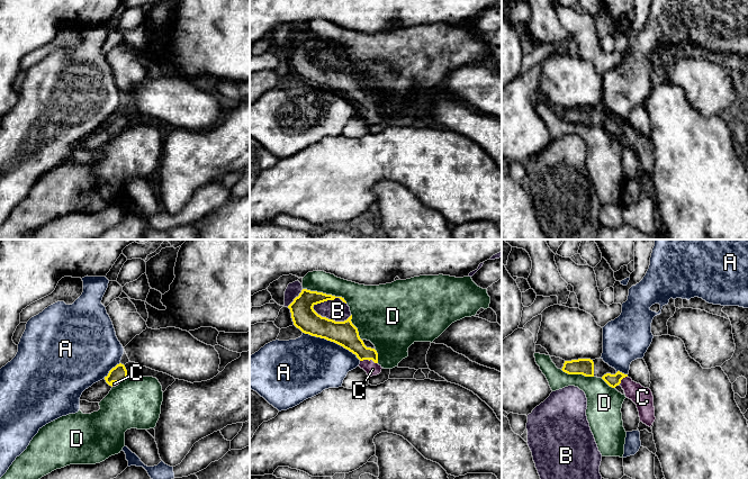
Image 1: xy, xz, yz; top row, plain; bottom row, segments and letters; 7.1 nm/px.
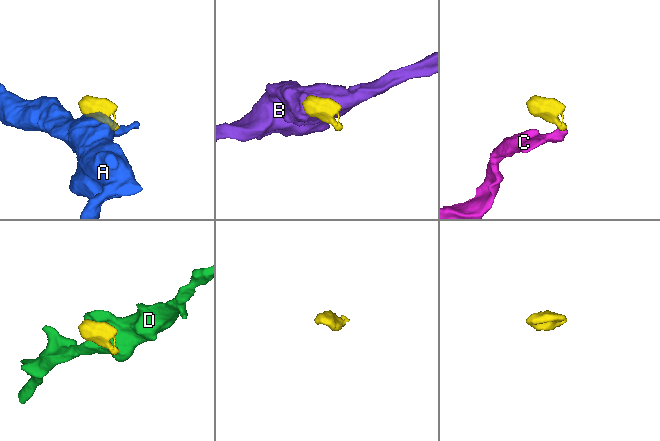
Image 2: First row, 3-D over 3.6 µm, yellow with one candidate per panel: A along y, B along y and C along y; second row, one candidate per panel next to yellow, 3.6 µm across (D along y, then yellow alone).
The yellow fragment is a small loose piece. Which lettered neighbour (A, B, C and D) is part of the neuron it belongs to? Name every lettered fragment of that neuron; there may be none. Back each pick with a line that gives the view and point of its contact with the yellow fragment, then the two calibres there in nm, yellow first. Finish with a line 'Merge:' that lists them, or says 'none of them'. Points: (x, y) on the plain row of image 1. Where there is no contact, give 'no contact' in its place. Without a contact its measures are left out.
C: meets yellow in xz at (369, 108); 180 nm thick on the yellow side, 100 nm on the other
Merge: C

